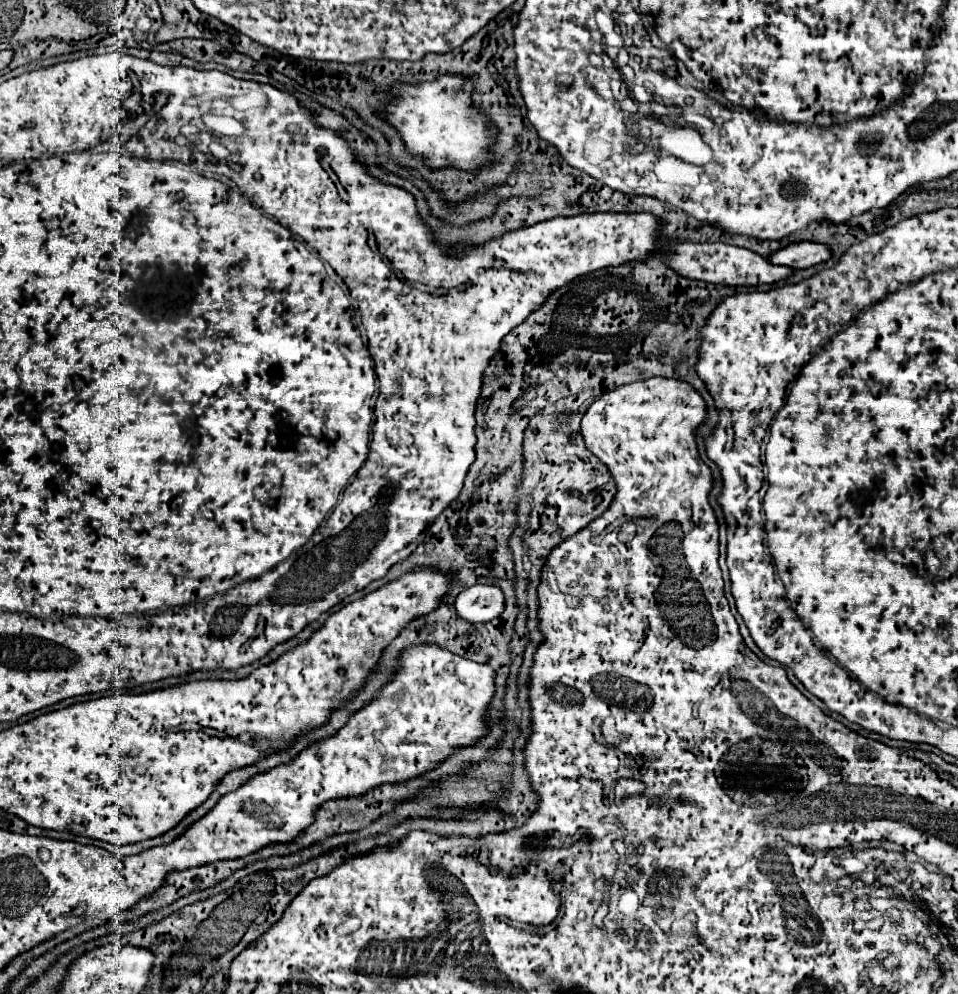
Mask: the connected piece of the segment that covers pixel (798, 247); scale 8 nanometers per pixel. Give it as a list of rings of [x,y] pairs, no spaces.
[[[799,242],[771,254],[769,260],[773,264],[783,264],[799,270],[799,268],[811,268],[815,264],[827,262],[829,258],[831,258],[831,250],[827,250],[827,246],[815,242]]]

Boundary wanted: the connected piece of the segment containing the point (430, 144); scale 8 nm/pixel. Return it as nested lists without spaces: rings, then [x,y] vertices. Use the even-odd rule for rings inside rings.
[[[439,76],[433,82],[419,82],[417,86],[411,84],[395,84],[389,92],[393,100],[387,108],[387,120],[397,128],[403,142],[407,144],[411,154],[421,154],[427,160],[429,168],[443,168],[443,166],[455,166],[461,170],[475,172],[481,164],[491,160],[485,150],[487,144],[495,138],[495,128],[489,126],[489,120],[483,118],[483,114],[475,108],[471,108],[471,92],[463,88],[465,78],[461,76]]]

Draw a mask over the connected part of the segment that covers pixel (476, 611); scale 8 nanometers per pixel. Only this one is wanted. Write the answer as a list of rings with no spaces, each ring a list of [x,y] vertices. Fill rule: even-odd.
[[[475,584],[455,598],[459,618],[469,622],[489,622],[503,612],[503,592],[497,586]]]

